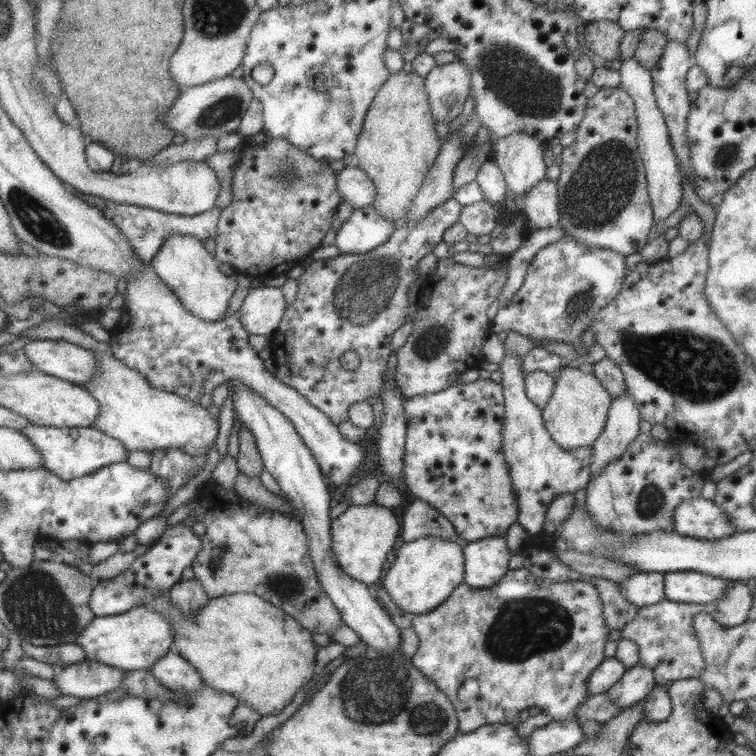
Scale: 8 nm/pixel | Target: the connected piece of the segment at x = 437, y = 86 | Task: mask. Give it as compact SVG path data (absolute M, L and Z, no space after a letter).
M461 60L435 65L424 78L424 87L435 122L455 119L470 91L470 74Z

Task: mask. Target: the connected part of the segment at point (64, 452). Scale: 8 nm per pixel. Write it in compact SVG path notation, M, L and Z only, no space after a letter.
M27 425L19 427L18 431L37 449L39 457L43 459L43 469L63 480L73 480L94 473L103 466L115 462L125 462L128 454L118 440L91 426L55 428L53 426Z

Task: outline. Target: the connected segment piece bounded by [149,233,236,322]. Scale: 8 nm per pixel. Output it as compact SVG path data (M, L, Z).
M183 233L167 235L149 264L191 315L207 322L215 322L226 316L228 300L236 289L236 277L228 277L219 271L220 262L205 250L198 238Z

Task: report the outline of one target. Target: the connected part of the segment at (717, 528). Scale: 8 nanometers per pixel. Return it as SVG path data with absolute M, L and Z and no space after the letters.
M701 497L675 505L672 523L676 533L696 539L720 539L736 532L726 513L711 500Z

